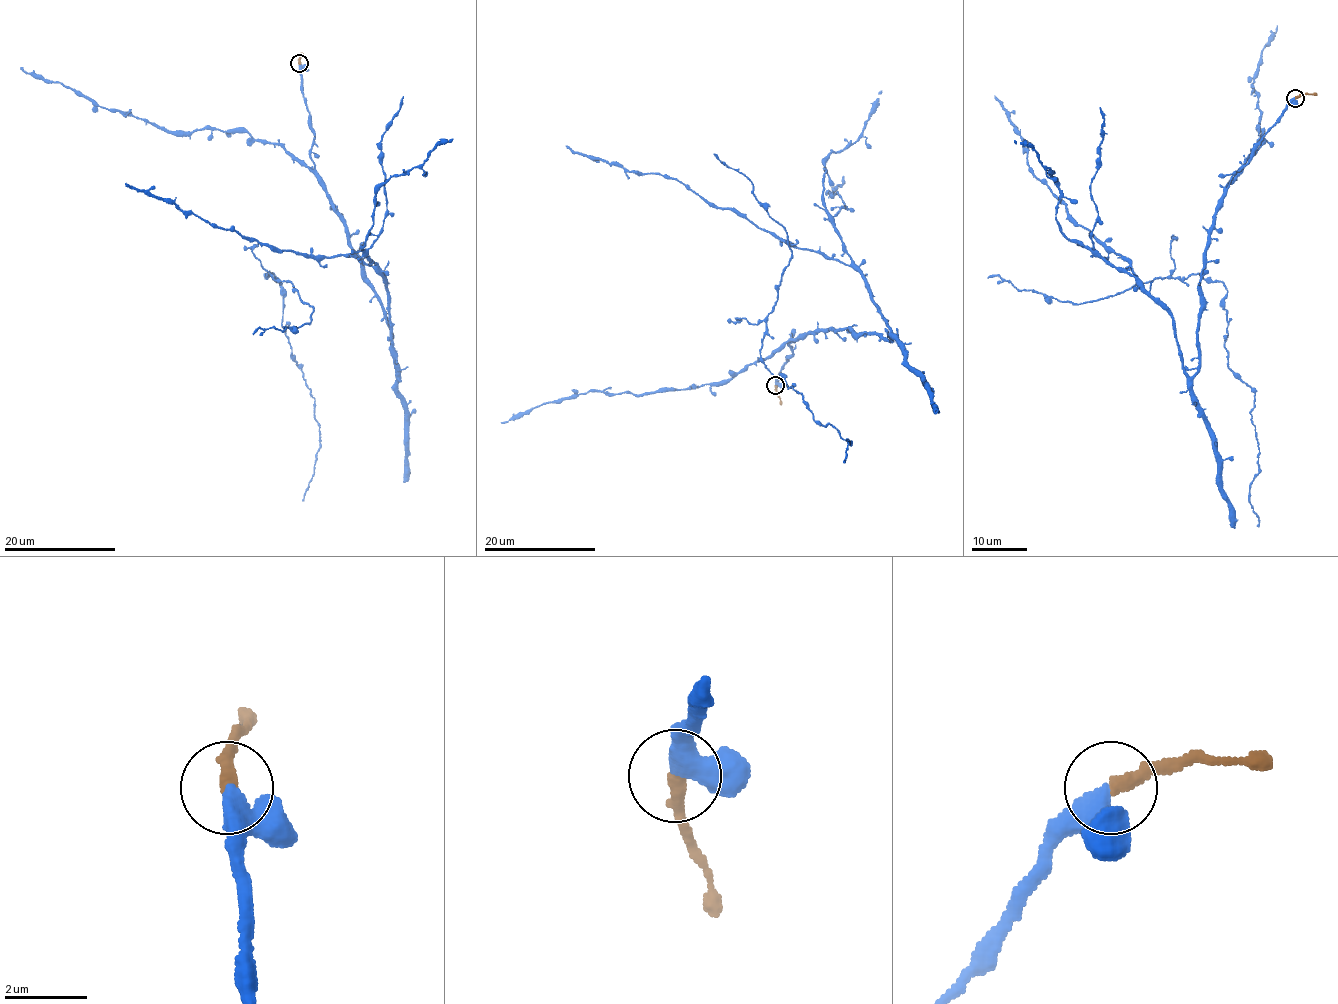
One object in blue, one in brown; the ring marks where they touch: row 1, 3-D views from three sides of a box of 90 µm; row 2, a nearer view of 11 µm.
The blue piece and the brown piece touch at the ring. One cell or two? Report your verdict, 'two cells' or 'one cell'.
one cell

